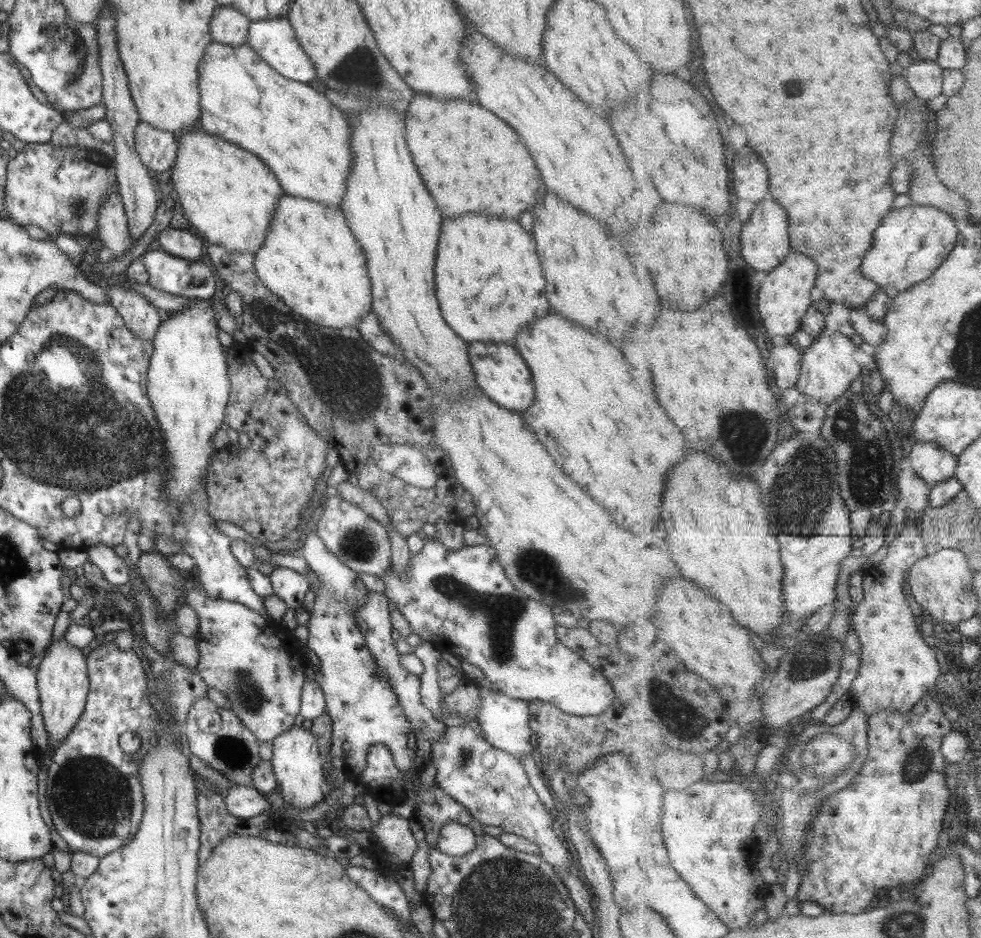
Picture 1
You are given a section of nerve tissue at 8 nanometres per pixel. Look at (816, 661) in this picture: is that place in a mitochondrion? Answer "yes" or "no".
yes

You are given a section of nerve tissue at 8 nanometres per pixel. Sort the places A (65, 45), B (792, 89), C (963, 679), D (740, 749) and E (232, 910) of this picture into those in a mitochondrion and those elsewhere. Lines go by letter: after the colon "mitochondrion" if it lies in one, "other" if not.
A: mitochondrion
B: other
C: other
D: other
E: other

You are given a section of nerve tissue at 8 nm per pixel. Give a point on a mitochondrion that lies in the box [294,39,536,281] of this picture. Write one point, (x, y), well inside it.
(360, 68)

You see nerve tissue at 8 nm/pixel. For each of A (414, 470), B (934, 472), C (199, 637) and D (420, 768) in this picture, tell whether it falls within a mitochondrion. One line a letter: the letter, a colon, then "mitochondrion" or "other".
A: other
B: other
C: other
D: other

